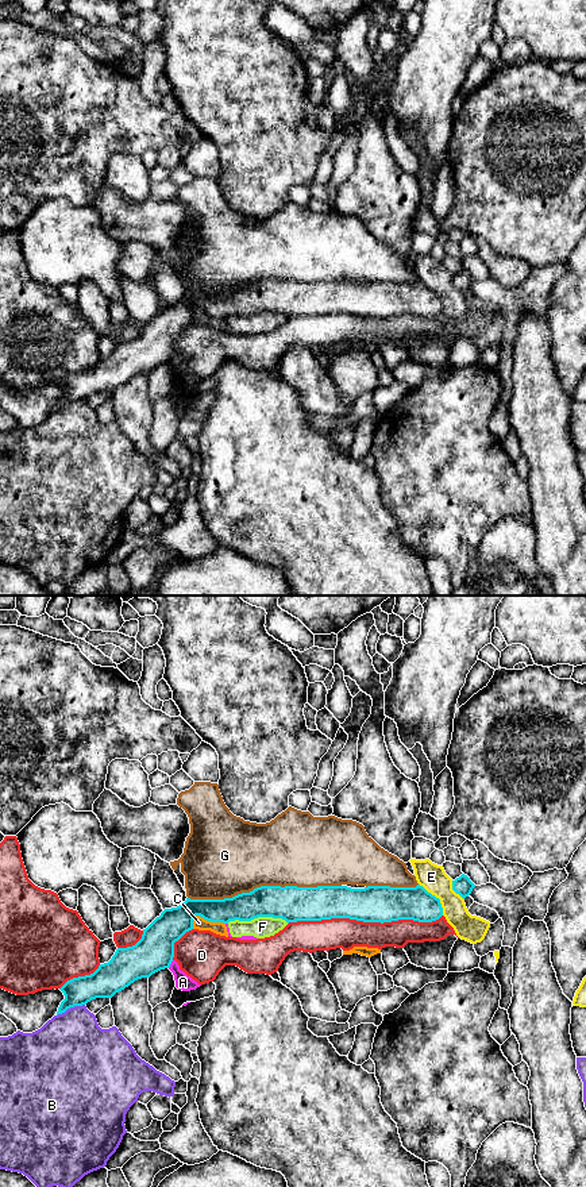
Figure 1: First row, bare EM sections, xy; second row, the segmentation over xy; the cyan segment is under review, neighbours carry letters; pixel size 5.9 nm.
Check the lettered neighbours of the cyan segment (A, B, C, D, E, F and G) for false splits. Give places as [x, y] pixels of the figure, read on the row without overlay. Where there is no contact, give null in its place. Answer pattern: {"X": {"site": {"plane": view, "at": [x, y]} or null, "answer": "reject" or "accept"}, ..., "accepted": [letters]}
{"A": {"site": {"plane": "xy", "at": [170, 358]}, "answer": "reject"}, "B": {"site": {"plane": "xy", "at": [70, 401]}, "answer": "reject"}, "C": {"site": {"plane": "xy", "at": [208, 315]}, "answer": "reject"}, "D": {"site": {"plane": "xy", "at": [365, 316]}, "answer": "reject"}, "E": {"site": {"plane": "xy", "at": [435, 292]}, "answer": "reject"}, "F": {"site": {"plane": "xy", "at": [258, 311]}, "answer": "reject"}, "G": {"site": {"plane": "xy", "at": [263, 281]}, "answer": "reject"}, "accepted": []}

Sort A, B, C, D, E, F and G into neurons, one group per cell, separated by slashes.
A F / B / C / D / E / G

